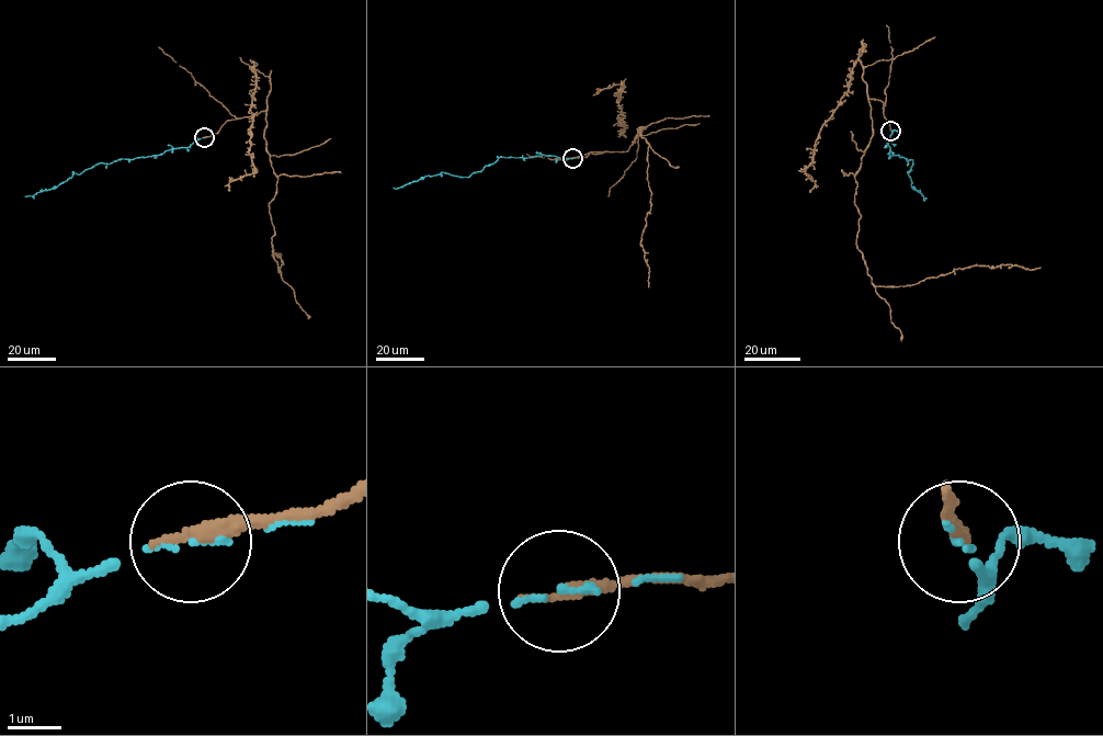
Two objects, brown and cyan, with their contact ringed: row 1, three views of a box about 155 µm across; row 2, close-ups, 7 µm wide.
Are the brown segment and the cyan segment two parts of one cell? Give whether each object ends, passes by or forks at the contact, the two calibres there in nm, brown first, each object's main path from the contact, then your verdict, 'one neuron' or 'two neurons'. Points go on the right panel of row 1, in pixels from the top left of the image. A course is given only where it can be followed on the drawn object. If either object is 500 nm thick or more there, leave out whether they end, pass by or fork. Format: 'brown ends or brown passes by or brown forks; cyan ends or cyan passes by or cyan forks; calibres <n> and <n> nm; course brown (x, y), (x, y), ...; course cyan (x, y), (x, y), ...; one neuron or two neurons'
brown ends; cyan ends; calibres 320 and 90 nm; course brown (890, 131), (883, 103), (868, 99), (854, 204), (856, 247), (875, 285), (975, 265), (1041, 267); course cyan (890, 131), (887, 143), (889, 155), (912, 160), (907, 172), (911, 185), (924, 199); one neuron

